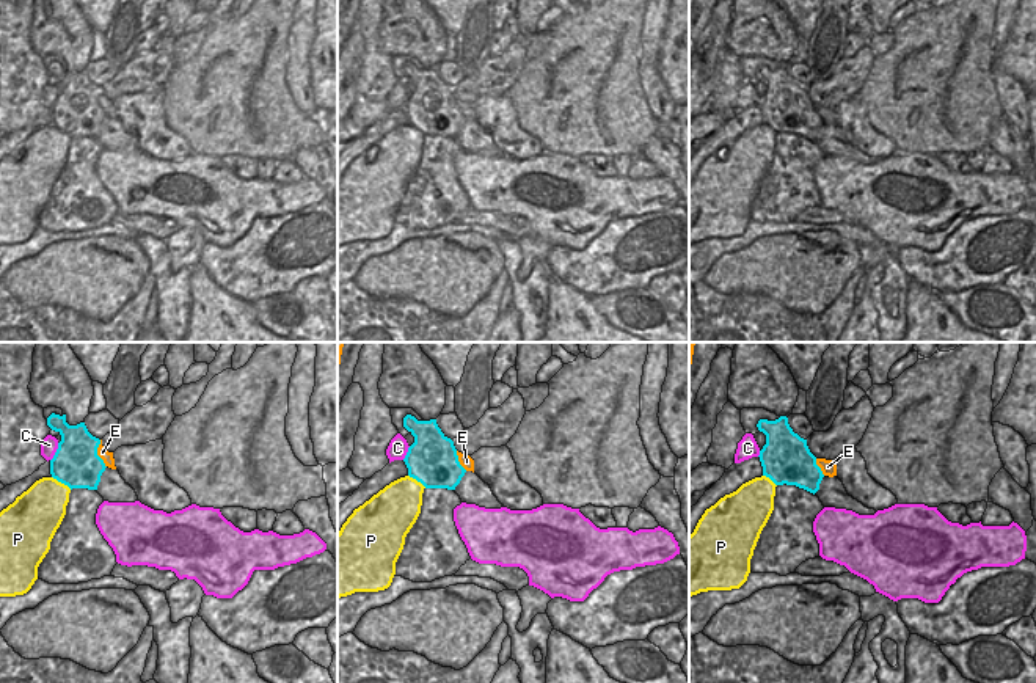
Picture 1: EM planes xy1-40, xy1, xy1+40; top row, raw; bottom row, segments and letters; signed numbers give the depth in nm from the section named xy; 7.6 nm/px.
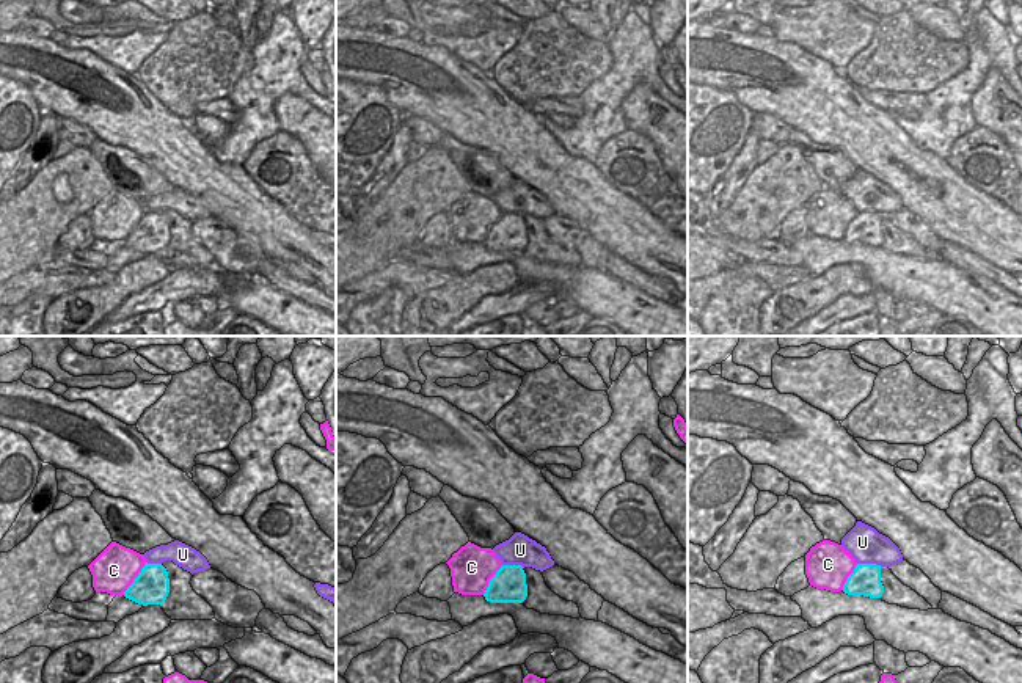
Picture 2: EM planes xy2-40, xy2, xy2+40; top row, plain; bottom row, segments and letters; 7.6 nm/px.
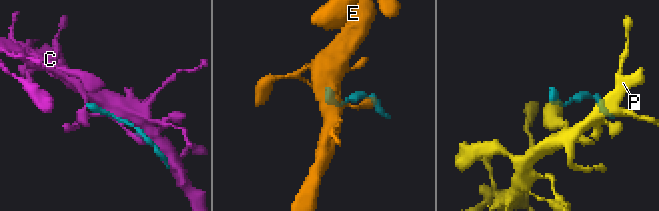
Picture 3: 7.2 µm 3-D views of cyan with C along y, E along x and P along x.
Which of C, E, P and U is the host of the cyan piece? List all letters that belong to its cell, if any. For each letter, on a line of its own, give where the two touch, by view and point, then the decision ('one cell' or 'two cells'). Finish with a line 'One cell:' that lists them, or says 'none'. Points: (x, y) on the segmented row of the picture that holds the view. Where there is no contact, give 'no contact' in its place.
C: meets cyan in xy2-40 at (135, 578); two cells
E: meets cyan in xy1-40 at (96, 454); two cells
P: meets cyan in xy1-40 at (62, 482); two cells
U: meets cyan in xy2+40 at (870, 564); two cells
One cell: none

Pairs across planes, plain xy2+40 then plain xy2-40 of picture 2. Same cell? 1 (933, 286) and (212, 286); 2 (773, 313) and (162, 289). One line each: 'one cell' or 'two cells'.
1: two cells
2: two cells

